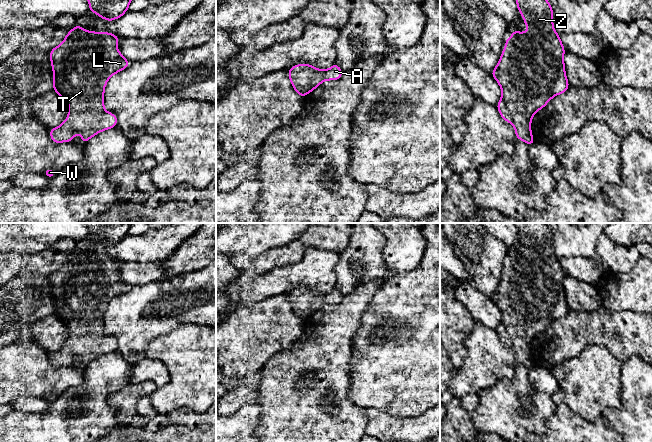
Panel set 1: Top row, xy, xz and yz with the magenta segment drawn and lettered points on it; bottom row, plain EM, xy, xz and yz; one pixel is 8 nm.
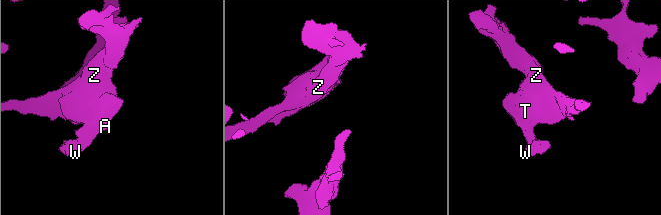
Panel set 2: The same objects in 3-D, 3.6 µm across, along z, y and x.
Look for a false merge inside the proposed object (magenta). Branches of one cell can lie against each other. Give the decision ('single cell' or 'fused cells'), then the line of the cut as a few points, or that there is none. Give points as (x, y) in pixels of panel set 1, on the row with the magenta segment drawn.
single cell | no cut

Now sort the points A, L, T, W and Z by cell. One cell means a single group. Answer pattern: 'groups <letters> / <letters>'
groups A L T W Z

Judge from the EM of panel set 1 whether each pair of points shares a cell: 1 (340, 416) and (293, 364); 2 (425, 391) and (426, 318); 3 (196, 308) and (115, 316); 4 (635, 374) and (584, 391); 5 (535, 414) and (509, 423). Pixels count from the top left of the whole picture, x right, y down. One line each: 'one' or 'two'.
1: one
2: one
3: one
4: two
5: one

